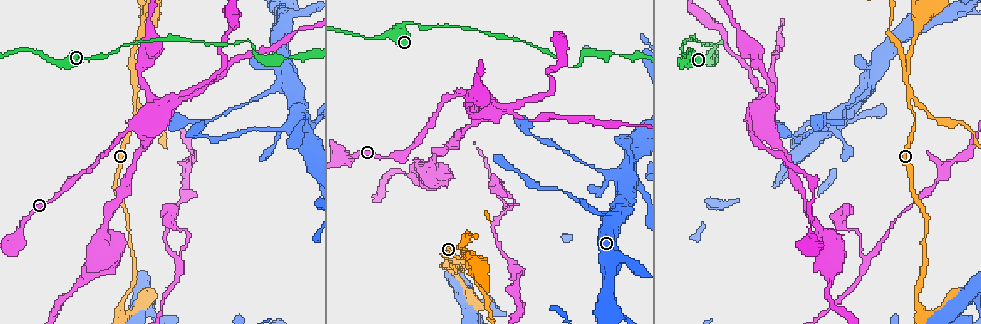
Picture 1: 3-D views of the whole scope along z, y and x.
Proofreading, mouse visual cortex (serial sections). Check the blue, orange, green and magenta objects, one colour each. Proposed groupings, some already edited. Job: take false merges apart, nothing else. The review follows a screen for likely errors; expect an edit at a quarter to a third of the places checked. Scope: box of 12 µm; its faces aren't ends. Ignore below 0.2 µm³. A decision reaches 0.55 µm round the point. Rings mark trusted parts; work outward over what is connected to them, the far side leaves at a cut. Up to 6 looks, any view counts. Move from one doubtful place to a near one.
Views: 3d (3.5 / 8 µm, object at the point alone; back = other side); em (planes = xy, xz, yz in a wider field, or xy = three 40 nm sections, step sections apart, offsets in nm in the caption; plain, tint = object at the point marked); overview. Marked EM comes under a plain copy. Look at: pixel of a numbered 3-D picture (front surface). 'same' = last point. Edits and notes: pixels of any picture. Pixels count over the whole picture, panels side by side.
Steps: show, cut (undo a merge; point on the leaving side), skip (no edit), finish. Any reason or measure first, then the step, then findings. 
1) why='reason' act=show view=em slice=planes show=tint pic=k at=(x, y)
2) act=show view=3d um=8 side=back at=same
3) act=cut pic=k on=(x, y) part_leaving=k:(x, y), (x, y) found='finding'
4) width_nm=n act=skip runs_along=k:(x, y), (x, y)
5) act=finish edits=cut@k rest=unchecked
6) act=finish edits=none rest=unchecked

why='arms run side by side' act=show view=3d um=3.5 side=back pic=1 at=(912, 94)

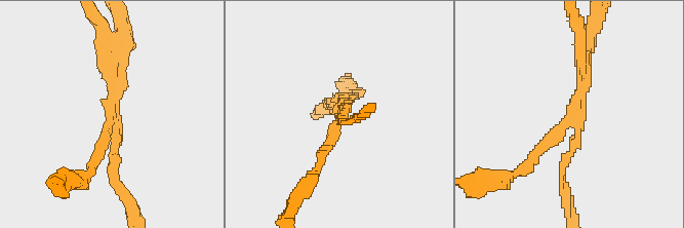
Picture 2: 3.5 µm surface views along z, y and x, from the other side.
arms=3 act=cut pic=2 on=(333, 135) found='a second cell is stuck on'

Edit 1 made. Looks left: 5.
why='redraw' act=show view=overview

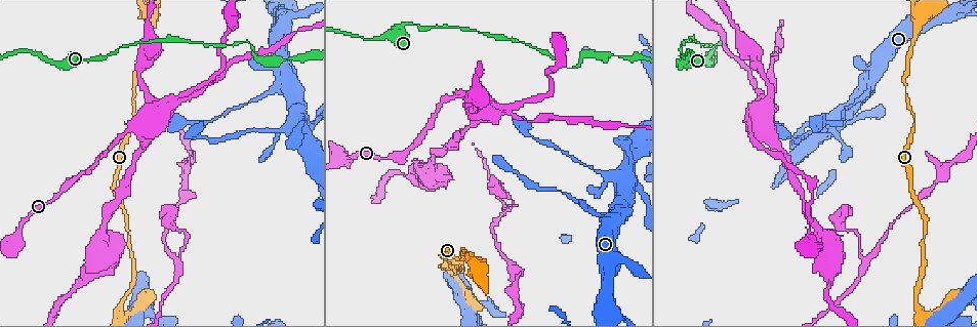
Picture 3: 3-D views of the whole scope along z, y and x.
why='thin arm on a thick one' act=show view=3d um=3.5 pic=3 at=(764, 104)

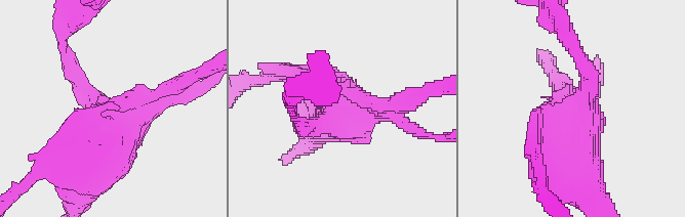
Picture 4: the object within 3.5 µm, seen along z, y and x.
why='shape alone is not enough' act=show view=em slice=xy step=2 show=tint pic=4 at=(340, 105)

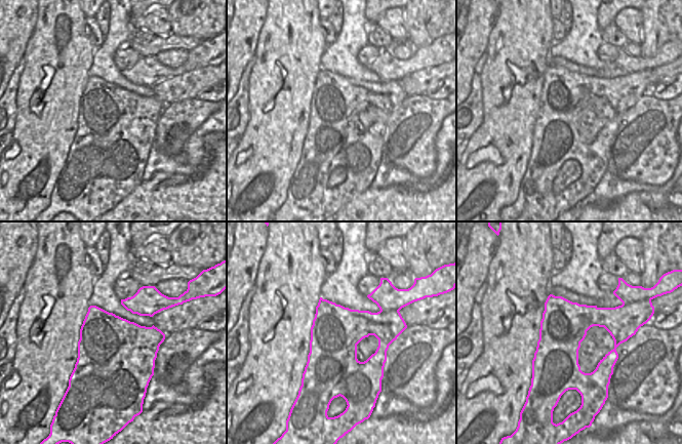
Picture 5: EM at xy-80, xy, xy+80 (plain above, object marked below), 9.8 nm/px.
act=cut pic=4 on=(568, 188) border=5:(380, 310), (398, 311) found='two cells meet here'

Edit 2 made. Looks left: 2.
act=finish edits=cut@2,cut@4 rest=unchecked

